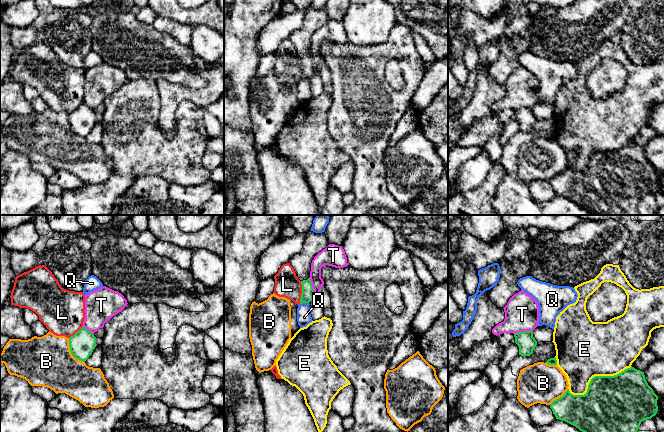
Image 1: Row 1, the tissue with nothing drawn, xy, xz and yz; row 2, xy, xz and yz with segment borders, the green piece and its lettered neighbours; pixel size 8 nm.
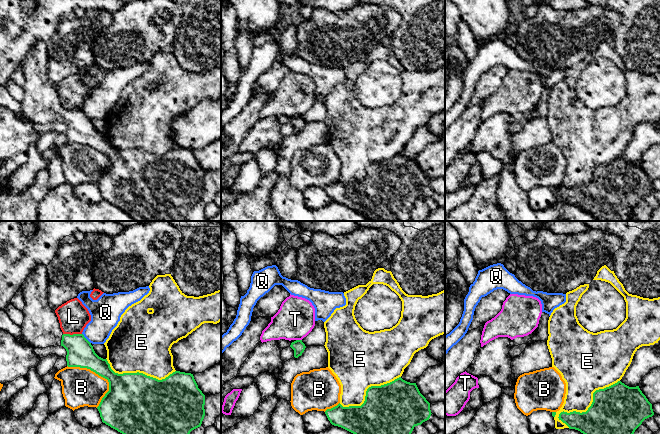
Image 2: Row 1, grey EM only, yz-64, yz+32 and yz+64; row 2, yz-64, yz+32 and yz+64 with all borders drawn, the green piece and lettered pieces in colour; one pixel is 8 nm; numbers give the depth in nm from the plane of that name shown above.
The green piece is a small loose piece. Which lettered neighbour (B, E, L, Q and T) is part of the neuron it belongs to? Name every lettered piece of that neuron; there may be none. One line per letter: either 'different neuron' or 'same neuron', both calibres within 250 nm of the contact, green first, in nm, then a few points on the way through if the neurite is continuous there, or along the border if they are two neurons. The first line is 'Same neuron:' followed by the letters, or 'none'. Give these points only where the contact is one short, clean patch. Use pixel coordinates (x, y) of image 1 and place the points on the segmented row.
Same neuron: none
B: different neuron; calibres 200 and 400 nm
E: different neuron; calibres 440 and 460 nm
L: different neuron; calibres 100 and 200 nm; border xz (301, 281), (301, 298), (299, 303)
Q: different neuron; calibres 100 and 110 nm; border xz (308, 302), (300, 304)
T: different neuron; calibres 100 and 110 nm; border xz (309, 277), (312, 283), (314, 298)

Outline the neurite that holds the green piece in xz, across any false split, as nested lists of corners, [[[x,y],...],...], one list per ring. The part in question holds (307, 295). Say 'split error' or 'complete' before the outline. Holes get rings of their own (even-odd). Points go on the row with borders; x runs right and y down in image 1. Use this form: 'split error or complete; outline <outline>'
split error; outline [[[310,230],[307,232],[301,252],[294,255],[289,261],[296,276],[301,281],[302,294],[300,304],[314,300],[314,290],[309,278],[311,263],[314,257],[328,245],[329,243],[324,232],[315,233]]]

